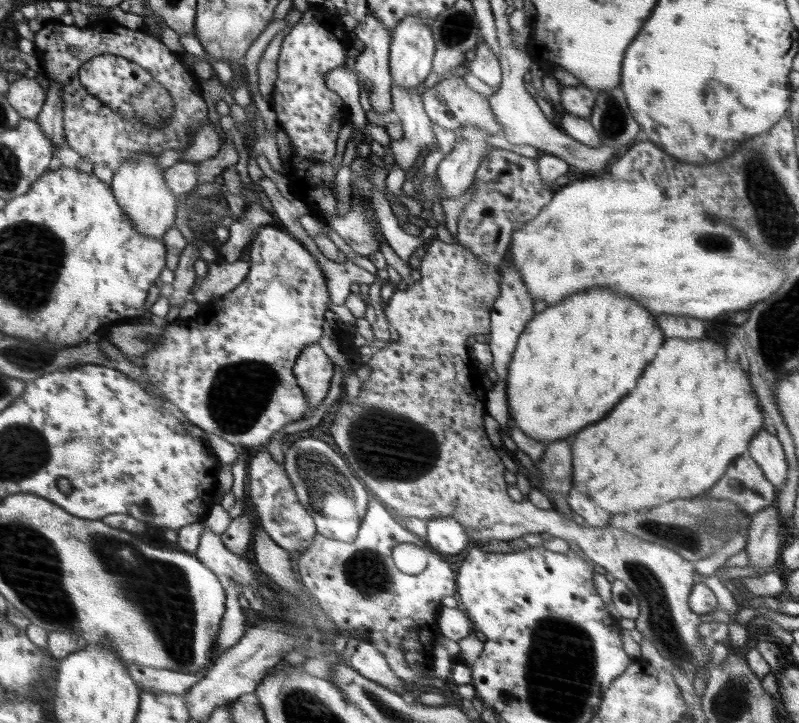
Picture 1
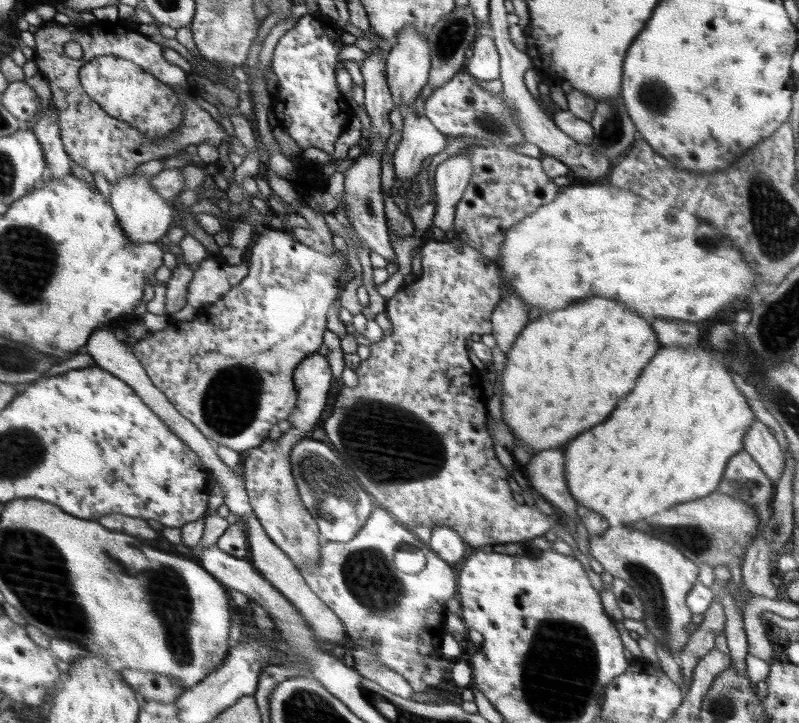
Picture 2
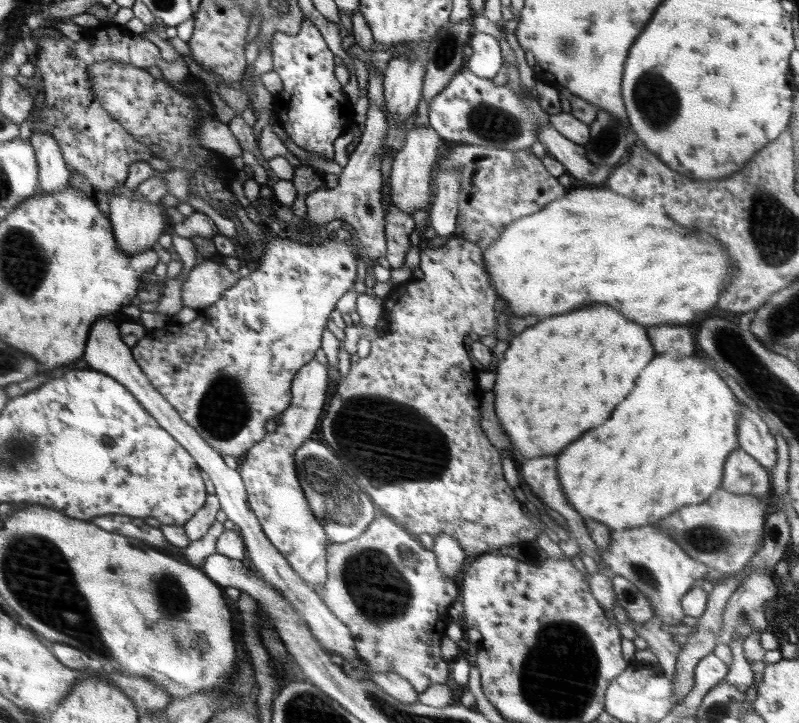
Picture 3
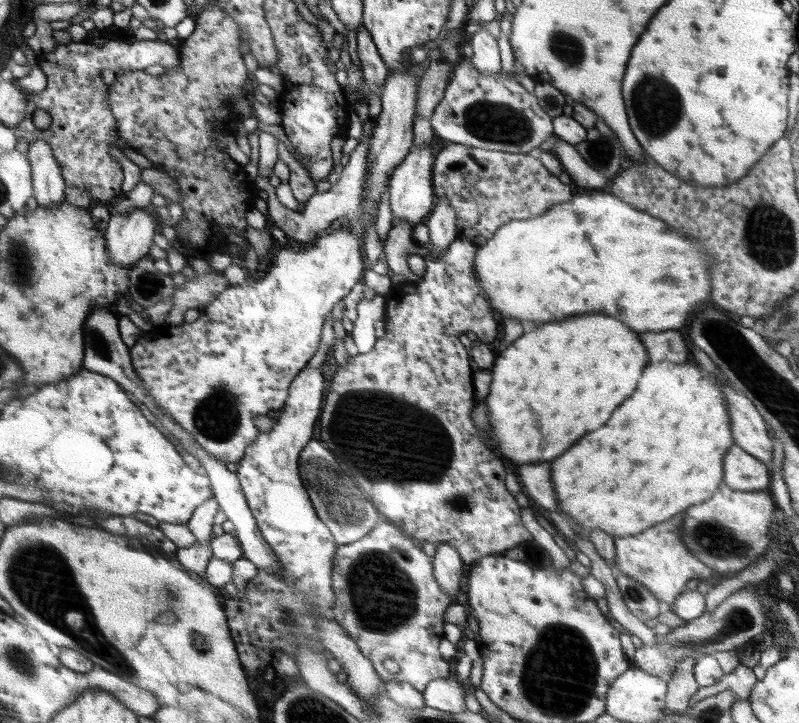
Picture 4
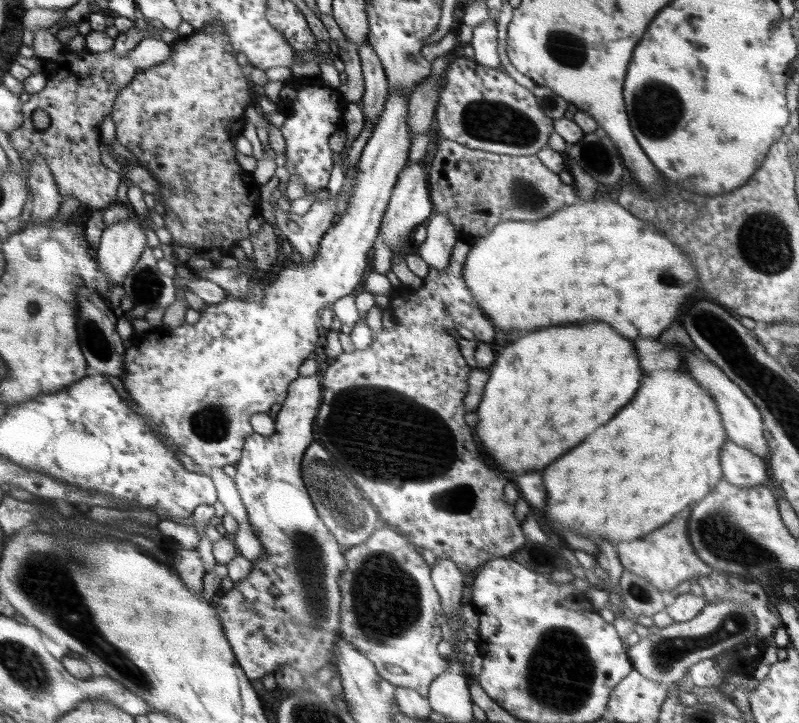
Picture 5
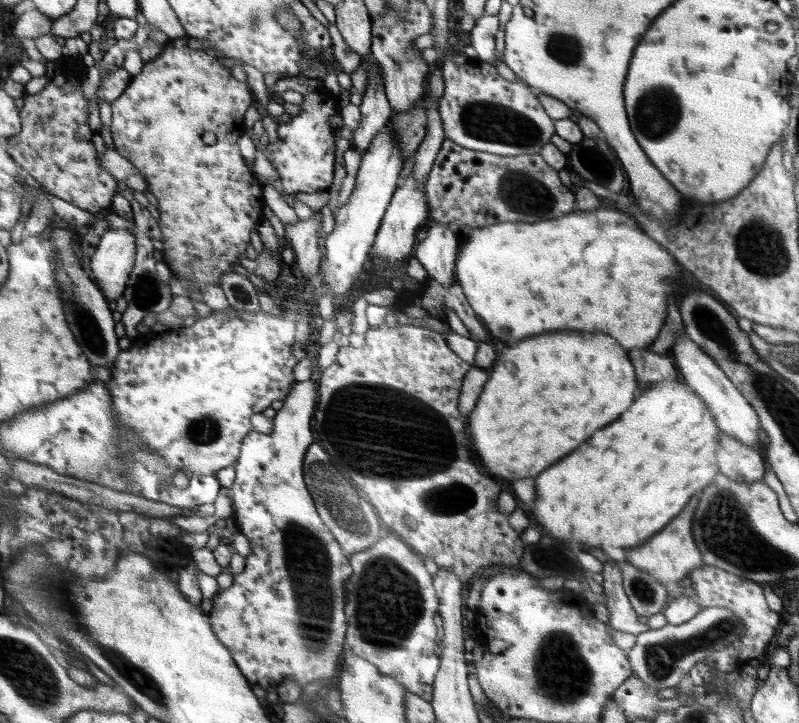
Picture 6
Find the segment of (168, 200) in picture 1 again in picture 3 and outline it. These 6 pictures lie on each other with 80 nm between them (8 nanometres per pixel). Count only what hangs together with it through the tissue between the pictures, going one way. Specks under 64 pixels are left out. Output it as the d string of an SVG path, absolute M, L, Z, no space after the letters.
M126 187L118 193L114 193L110 197L109 203L114 235L124 254L138 254L156 244L156 240L164 232L164 224L166 224L164 208L160 204L150 204L146 198L143 198L140 191L129 190Z

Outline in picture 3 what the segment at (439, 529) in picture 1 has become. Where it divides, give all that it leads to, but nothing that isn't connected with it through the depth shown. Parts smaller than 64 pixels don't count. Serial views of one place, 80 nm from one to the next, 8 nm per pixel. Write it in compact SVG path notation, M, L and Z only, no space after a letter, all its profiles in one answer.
M447 534L434 536L432 551L439 558L441 570L444 574L448 574L450 579L454 579L456 574L463 571L464 560L466 560L467 555L453 536Z

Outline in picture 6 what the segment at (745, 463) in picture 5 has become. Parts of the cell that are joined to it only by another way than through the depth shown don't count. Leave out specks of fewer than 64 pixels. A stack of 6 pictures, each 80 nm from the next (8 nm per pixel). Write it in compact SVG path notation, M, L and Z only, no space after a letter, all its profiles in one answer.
M722 431L719 432L718 461L720 473L728 475L728 478L736 479L740 482L764 482L764 458L760 456L756 449L742 444L733 436Z

